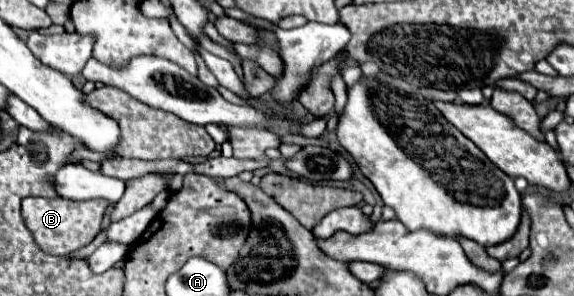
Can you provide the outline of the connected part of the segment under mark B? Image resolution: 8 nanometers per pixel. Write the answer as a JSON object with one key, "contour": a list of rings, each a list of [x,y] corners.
{"contour":[[[25,197],[21,203],[21,217],[31,231],[35,243],[41,251],[53,253],[71,253],[95,239],[101,231],[101,219],[107,201],[69,201],[69,199],[43,199],[43,197]]]}

